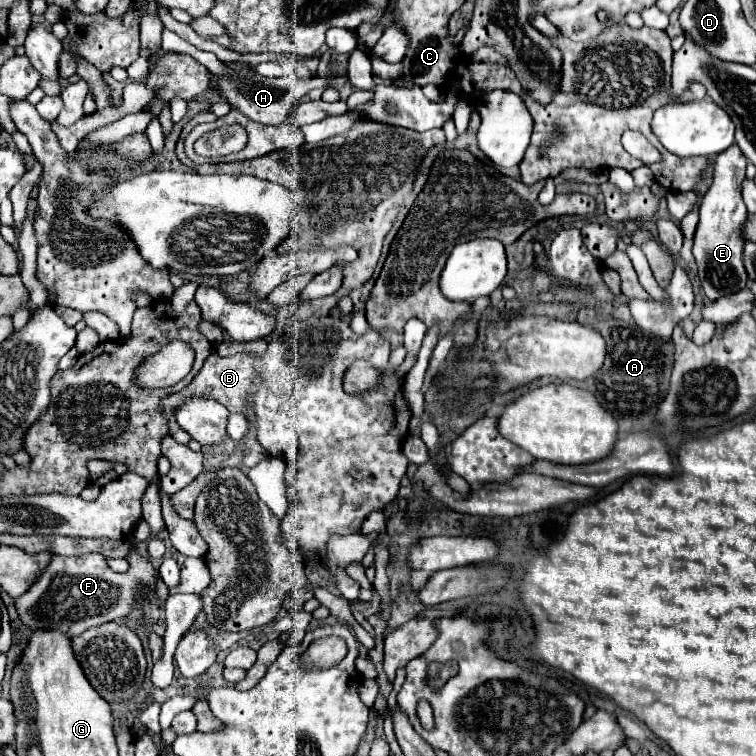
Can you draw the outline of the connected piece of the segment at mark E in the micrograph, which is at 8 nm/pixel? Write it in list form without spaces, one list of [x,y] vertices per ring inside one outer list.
[[[735,144],[729,150],[717,154],[713,164],[713,182],[699,206],[699,224],[695,232],[693,256],[699,266],[699,280],[709,300],[731,296],[743,290],[747,282],[747,272],[743,266],[745,242],[741,238],[741,228],[747,216],[747,208],[741,198],[741,182],[745,178],[745,166],[747,158]]]

